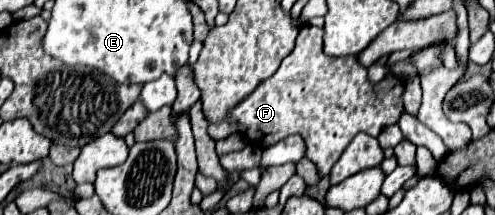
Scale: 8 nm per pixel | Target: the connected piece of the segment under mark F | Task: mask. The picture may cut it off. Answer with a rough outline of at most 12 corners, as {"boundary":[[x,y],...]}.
{"boundary":[[305,24],[279,70],[223,122],[259,148],[299,134],[323,178],[355,134],[405,112],[403,80],[371,84]]}

